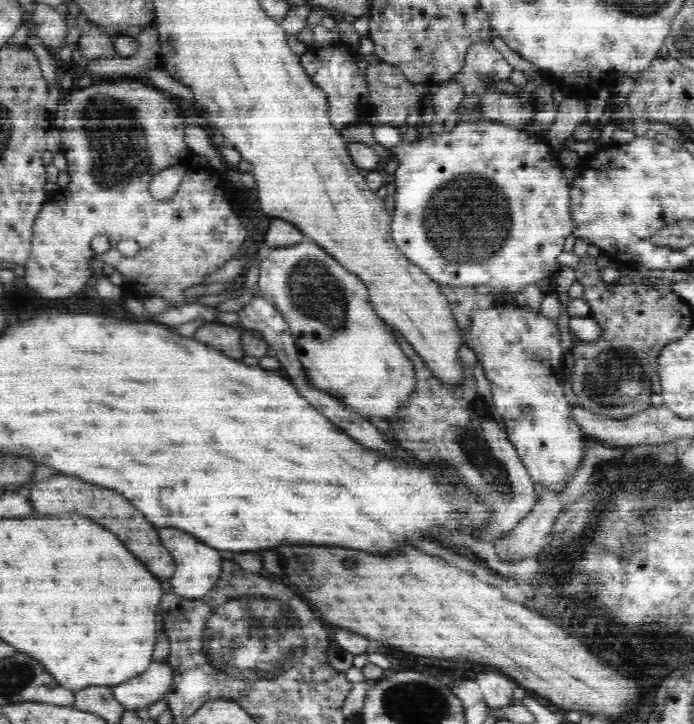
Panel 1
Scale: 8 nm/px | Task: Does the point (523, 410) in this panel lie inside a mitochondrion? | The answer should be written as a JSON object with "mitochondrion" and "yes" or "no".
{"mitochondrion":"yes"}

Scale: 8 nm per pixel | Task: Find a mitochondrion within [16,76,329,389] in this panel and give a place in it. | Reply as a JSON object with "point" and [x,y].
{"point":[121,152]}

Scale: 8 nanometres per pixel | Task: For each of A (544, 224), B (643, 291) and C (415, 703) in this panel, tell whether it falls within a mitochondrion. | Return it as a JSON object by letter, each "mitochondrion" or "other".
{"A":"other","B":"other","C":"mitochondrion"}

